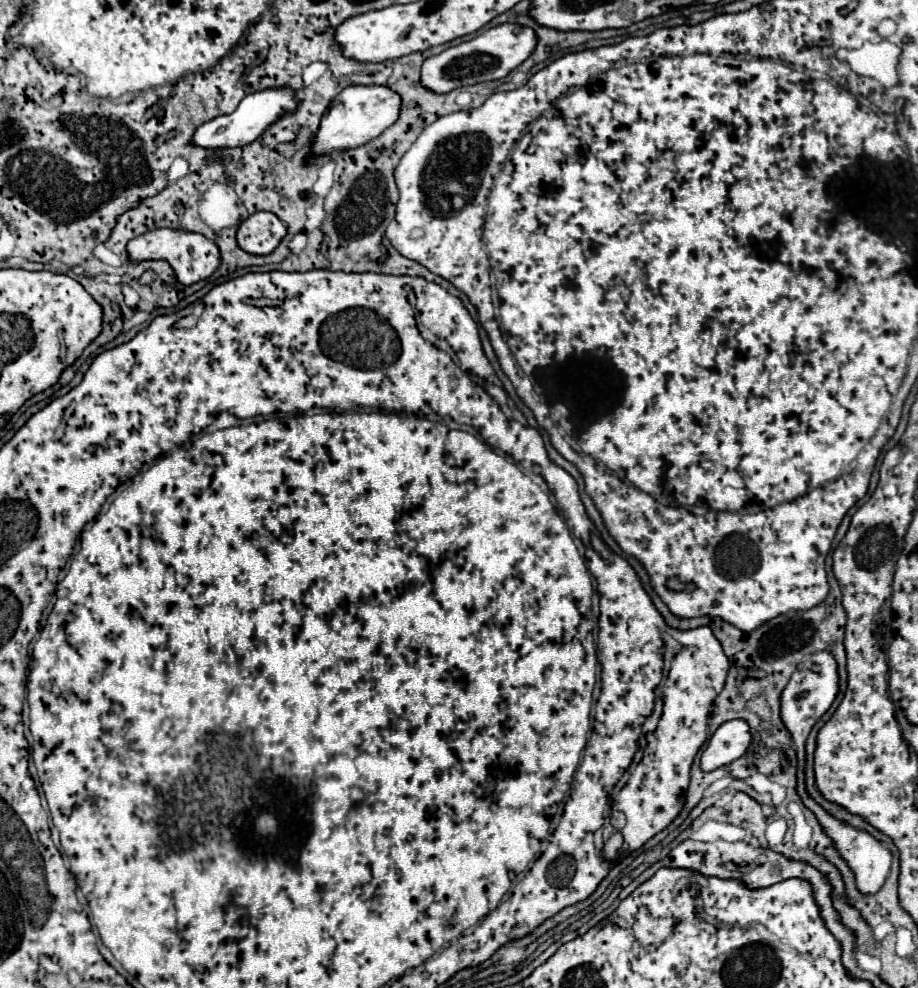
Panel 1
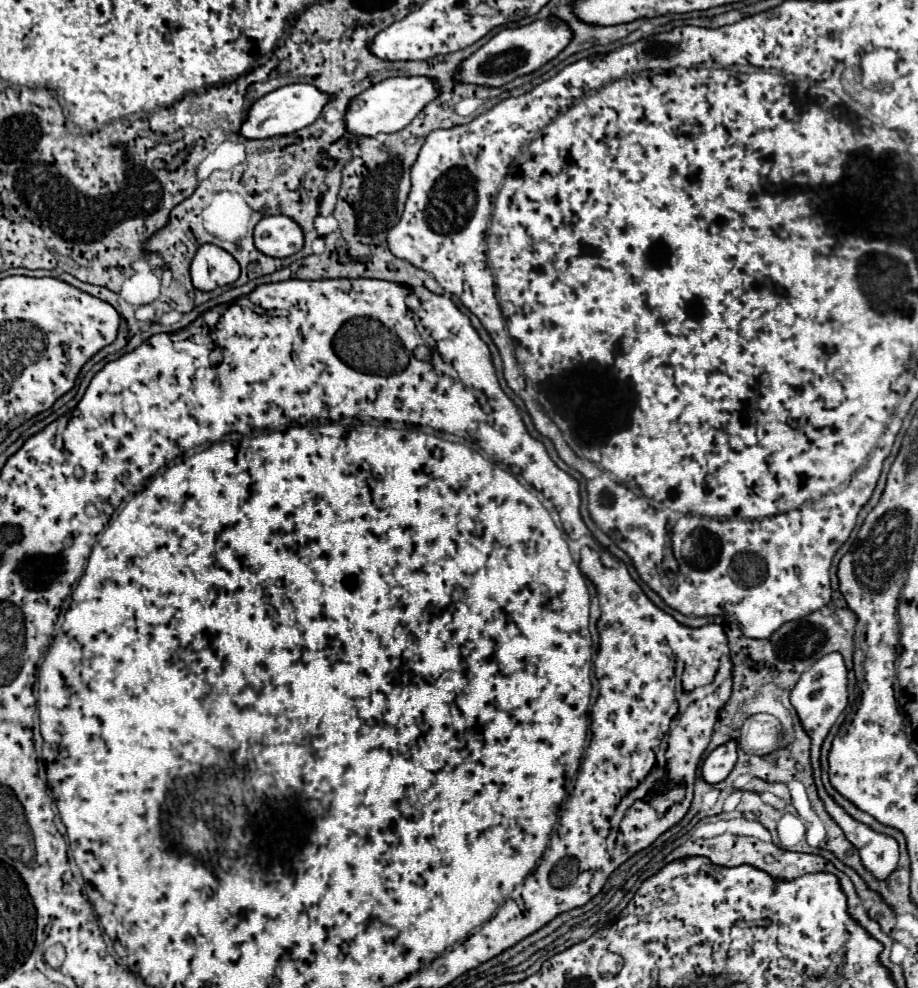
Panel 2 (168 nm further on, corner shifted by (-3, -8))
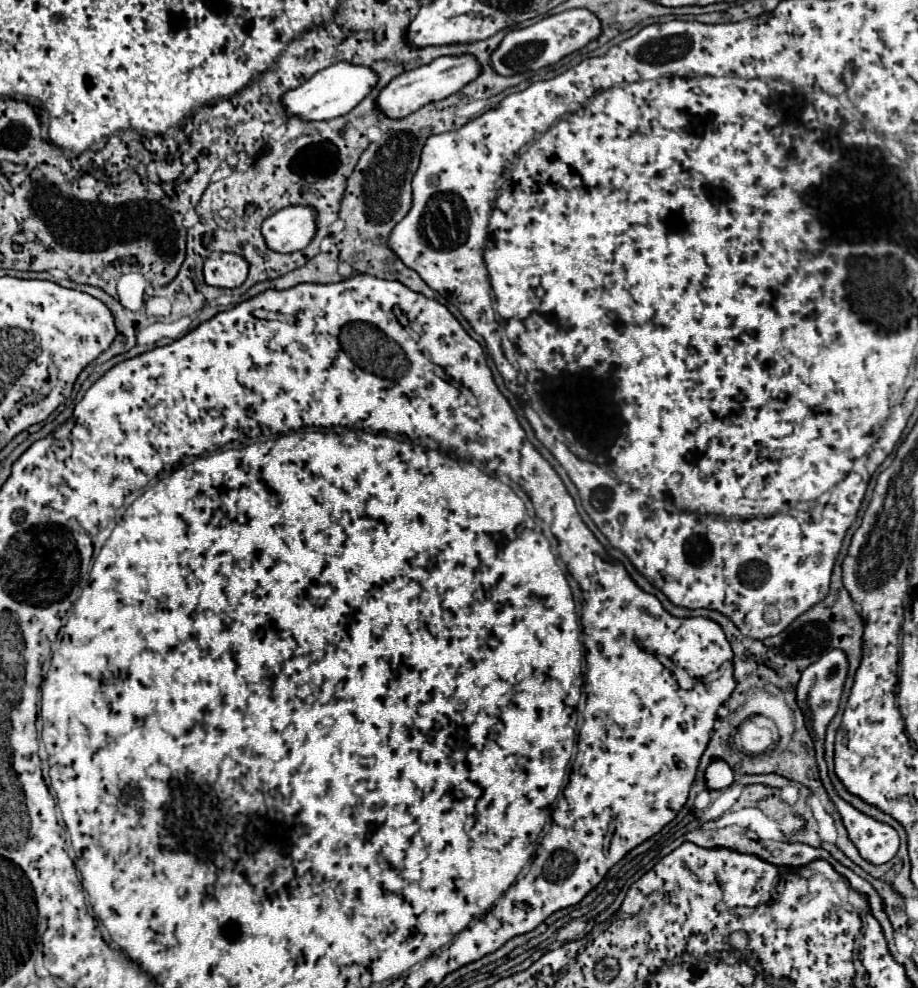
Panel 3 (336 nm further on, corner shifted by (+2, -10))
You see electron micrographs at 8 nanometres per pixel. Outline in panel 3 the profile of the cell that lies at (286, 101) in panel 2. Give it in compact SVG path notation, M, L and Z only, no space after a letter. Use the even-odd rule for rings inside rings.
M337 62L321 72L317 72L313 78L297 86L295 90L289 90L283 94L281 102L287 112L287 116L297 116L305 122L311 120L331 120L337 116L347 114L353 106L357 106L369 90L377 84L377 74L365 66L353 66L347 62Z

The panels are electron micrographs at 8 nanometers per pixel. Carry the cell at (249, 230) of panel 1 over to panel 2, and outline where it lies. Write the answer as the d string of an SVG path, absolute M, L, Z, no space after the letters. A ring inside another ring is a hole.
M266 216L258 222L254 230L254 242L260 252L272 258L286 258L302 250L304 232L288 216Z

